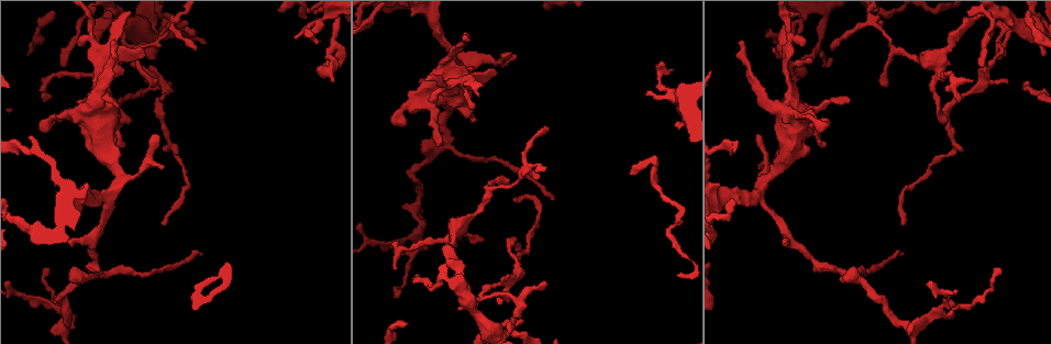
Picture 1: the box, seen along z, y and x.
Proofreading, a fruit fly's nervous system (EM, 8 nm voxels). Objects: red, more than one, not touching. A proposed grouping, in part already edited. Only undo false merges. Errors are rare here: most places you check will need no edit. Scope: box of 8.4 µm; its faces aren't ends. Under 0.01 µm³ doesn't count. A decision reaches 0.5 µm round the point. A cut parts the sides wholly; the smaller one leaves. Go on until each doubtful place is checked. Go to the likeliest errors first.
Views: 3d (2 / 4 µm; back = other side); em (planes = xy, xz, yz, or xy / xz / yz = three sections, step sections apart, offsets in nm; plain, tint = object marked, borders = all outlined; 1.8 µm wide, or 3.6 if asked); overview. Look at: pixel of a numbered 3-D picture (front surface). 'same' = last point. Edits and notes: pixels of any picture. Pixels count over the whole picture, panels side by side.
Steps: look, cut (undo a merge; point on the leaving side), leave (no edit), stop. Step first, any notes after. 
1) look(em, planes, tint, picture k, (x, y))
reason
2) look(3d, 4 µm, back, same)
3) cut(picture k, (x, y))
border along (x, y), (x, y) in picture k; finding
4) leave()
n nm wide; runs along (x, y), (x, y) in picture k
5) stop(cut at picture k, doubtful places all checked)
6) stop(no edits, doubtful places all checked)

look(3d, 4 µm, picture 1, (456, 234))
four-way junction

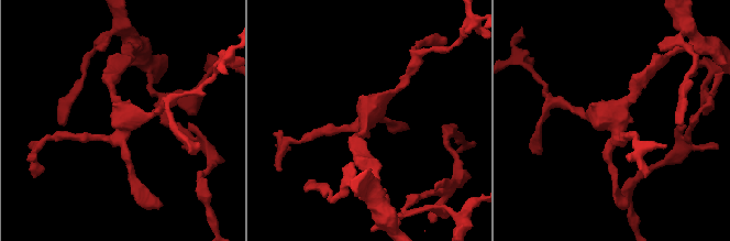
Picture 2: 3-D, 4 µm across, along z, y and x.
look(em, yz, step 16, tint, picture 2, (367, 119))
4 arms; now the EM

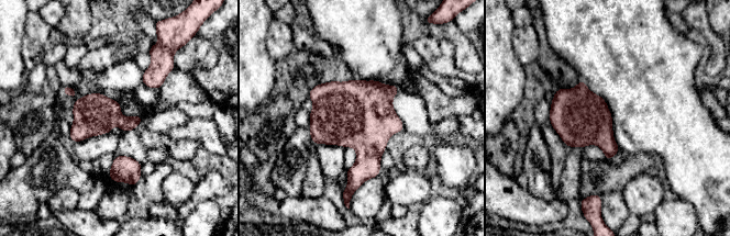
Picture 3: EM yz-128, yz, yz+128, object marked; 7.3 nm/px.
leave()
all the same neuron

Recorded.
look(em, 3.6 µm, planes, borders, picture 1, (74, 318))
sharp bend

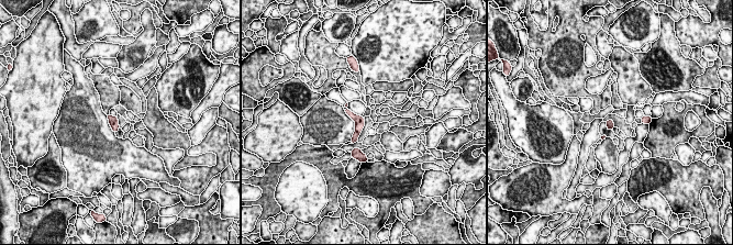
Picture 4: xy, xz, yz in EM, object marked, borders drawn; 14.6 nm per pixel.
leave()
continuous, no second neuron

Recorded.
look(3d, 2 µm, picture 1, (49, 78))
sharp bend

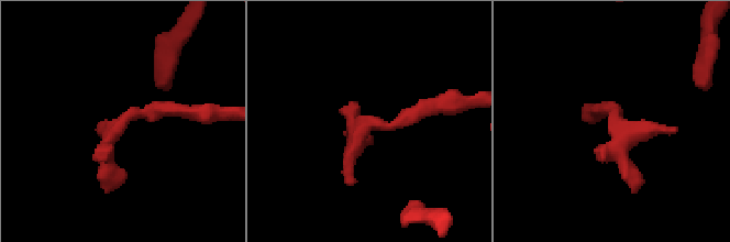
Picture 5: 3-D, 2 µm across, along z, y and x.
look(em, planes, plain, picture 5, (368, 119))
need the tissue

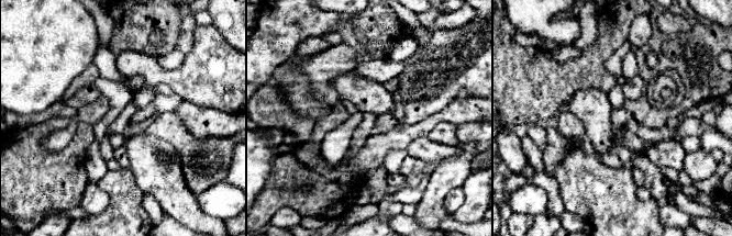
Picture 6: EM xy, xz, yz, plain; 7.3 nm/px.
look(em, planes, borders, same)

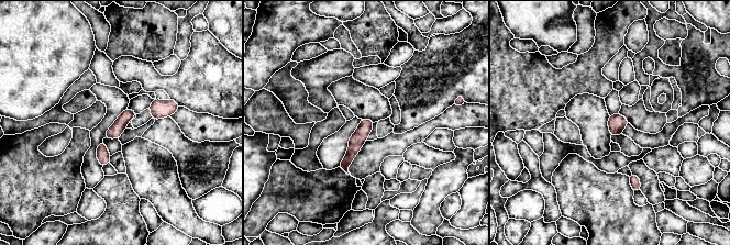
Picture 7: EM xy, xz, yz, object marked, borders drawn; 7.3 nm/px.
leave()
runs along (129, 111), (102, 142), (103, 163) in picture 7; all the same neuron

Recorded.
look(3d, 4 µm, picture 1, (93, 274))
three arms meet

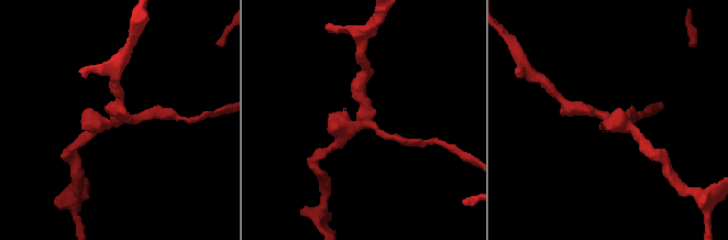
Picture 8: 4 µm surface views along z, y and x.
look(em, planes, tint, picture 8, (118, 118))

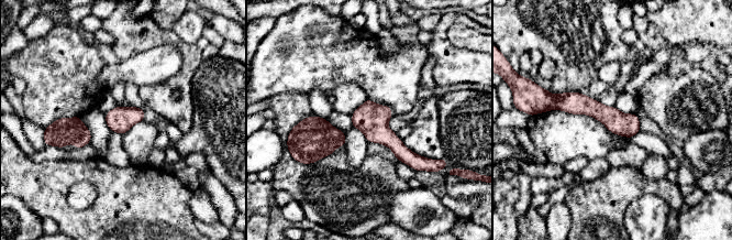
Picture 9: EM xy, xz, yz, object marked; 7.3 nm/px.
leave()
runs along (551, 107), (586, 105), (638, 128) in picture 9; one neuron here

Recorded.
look(3d, 4 µm, picture 1, (319, 25))
thick turns thin

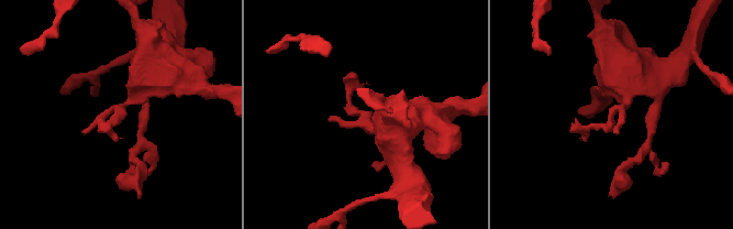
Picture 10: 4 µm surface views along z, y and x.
look(em, planes, plain, picture 10, (615, 112))

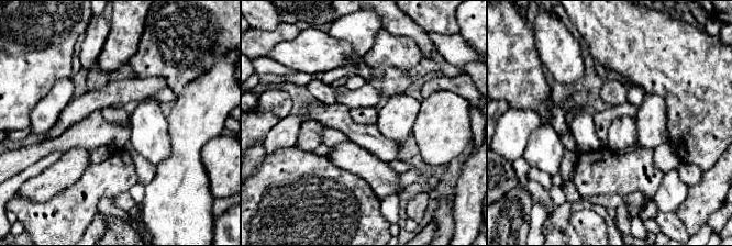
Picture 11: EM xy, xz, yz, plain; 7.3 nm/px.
look(em, planes, borders, same)

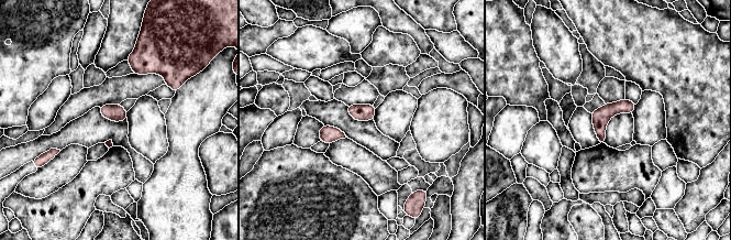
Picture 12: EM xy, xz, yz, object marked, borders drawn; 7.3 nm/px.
leave()
runs along (632, 105), (601, 120), (601, 141) in picture 12; continuous, no second neuron

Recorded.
stop(no edits, doubtful places all checked)

